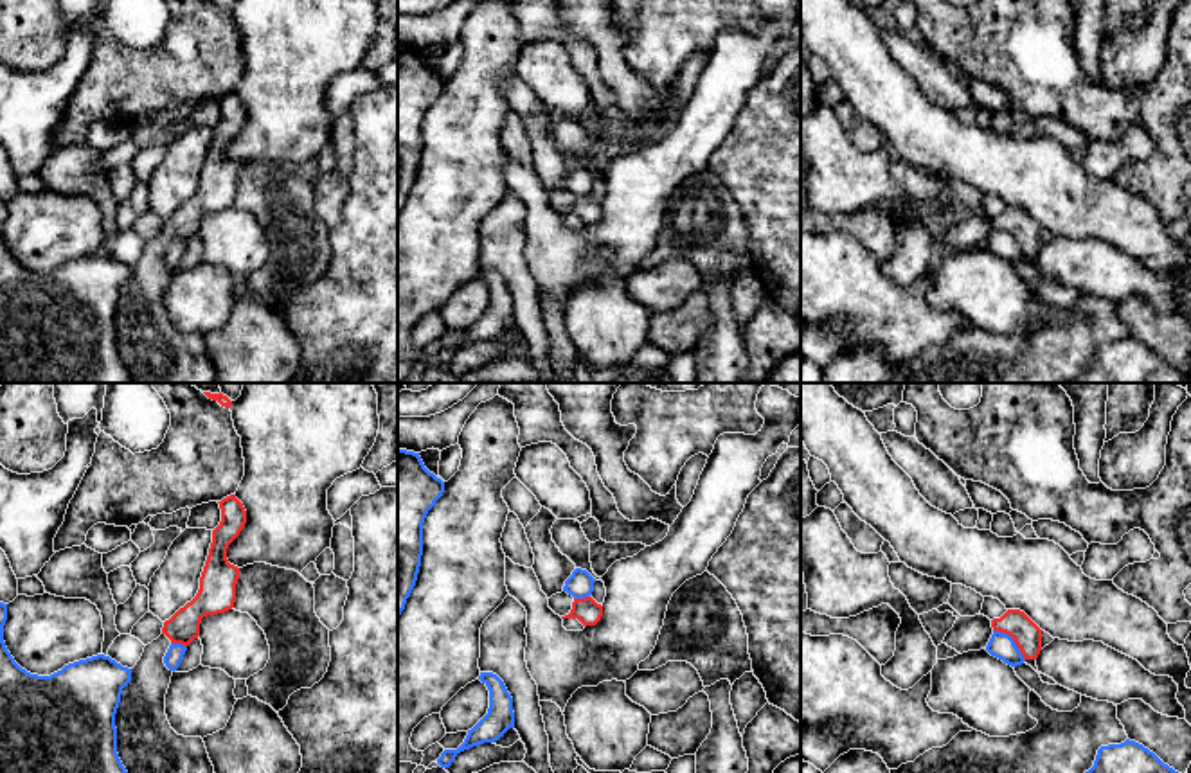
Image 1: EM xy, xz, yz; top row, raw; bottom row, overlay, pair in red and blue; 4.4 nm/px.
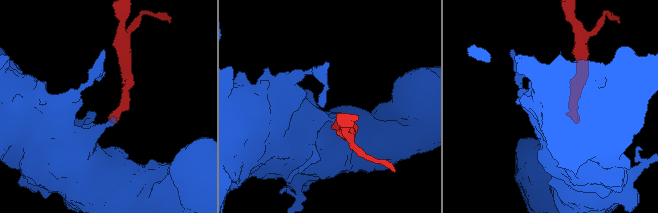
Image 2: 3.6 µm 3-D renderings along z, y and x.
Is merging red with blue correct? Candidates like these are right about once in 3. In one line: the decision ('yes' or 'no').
no

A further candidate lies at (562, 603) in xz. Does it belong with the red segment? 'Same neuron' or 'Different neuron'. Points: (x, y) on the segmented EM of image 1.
Same neuron

